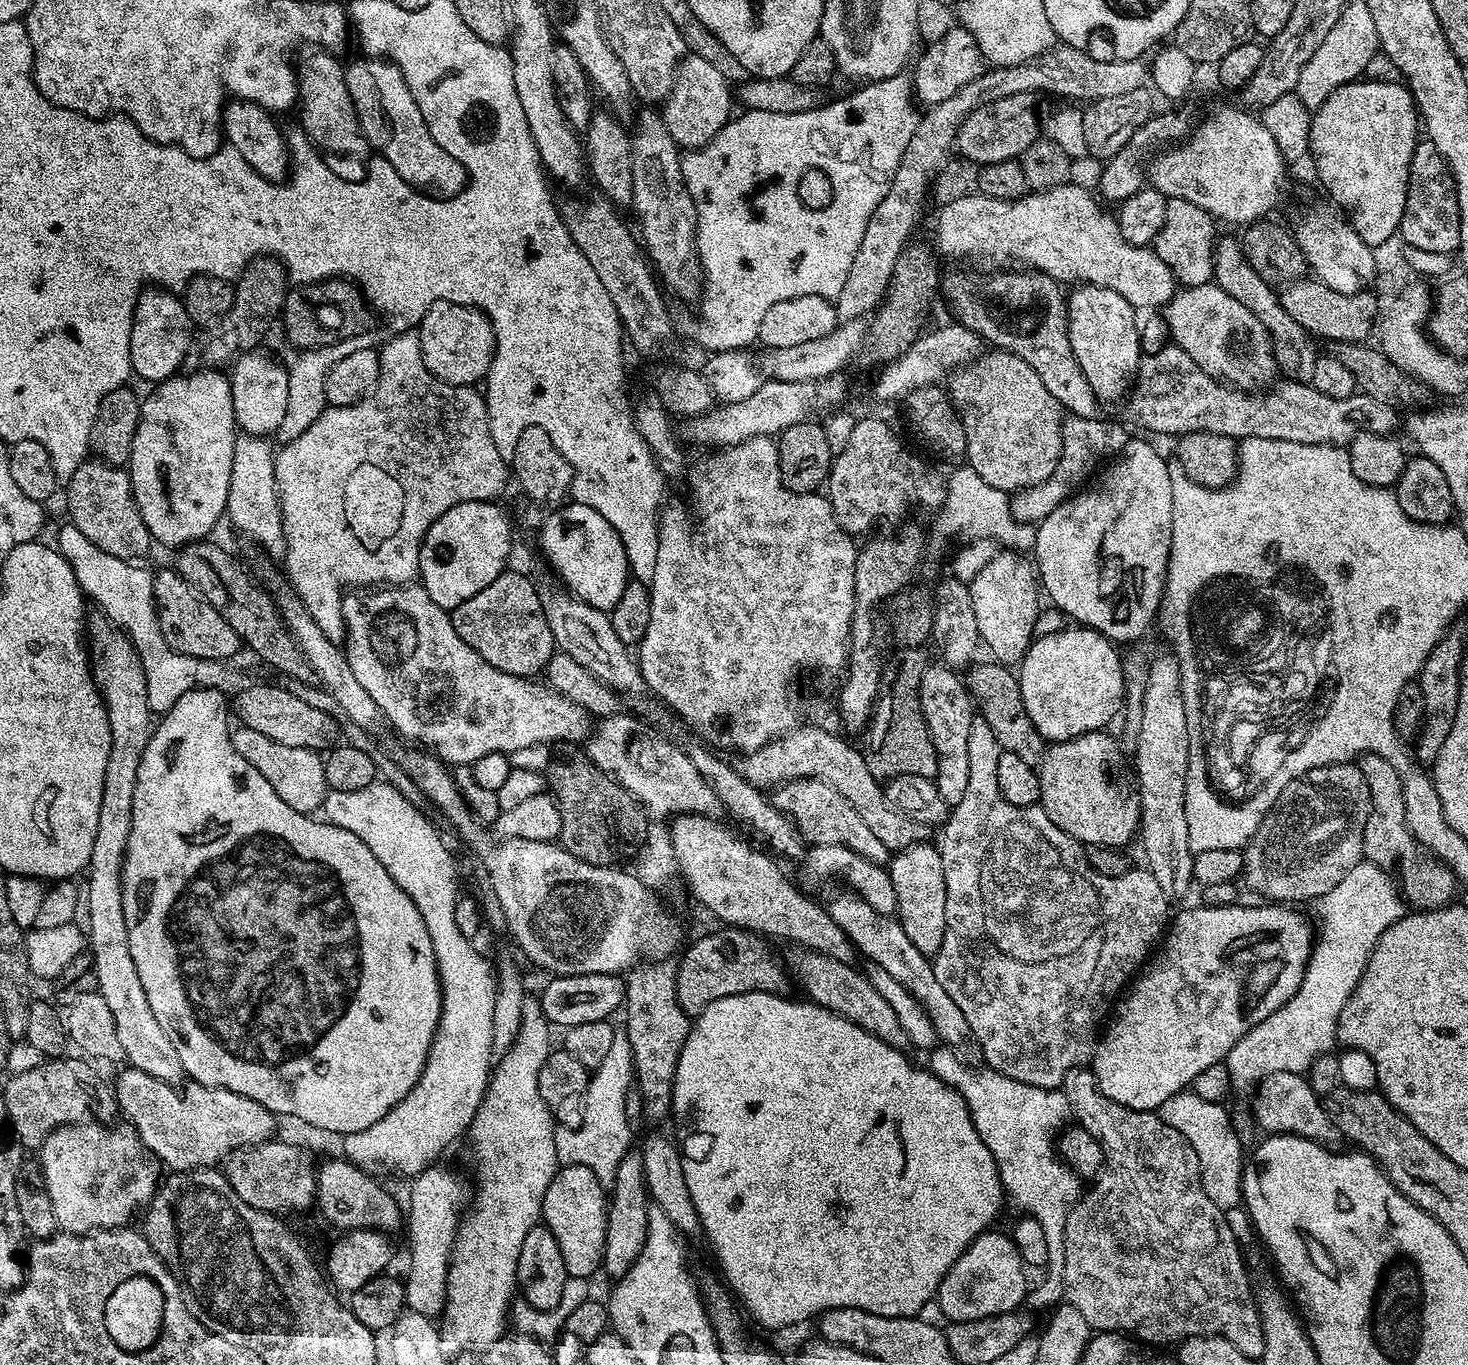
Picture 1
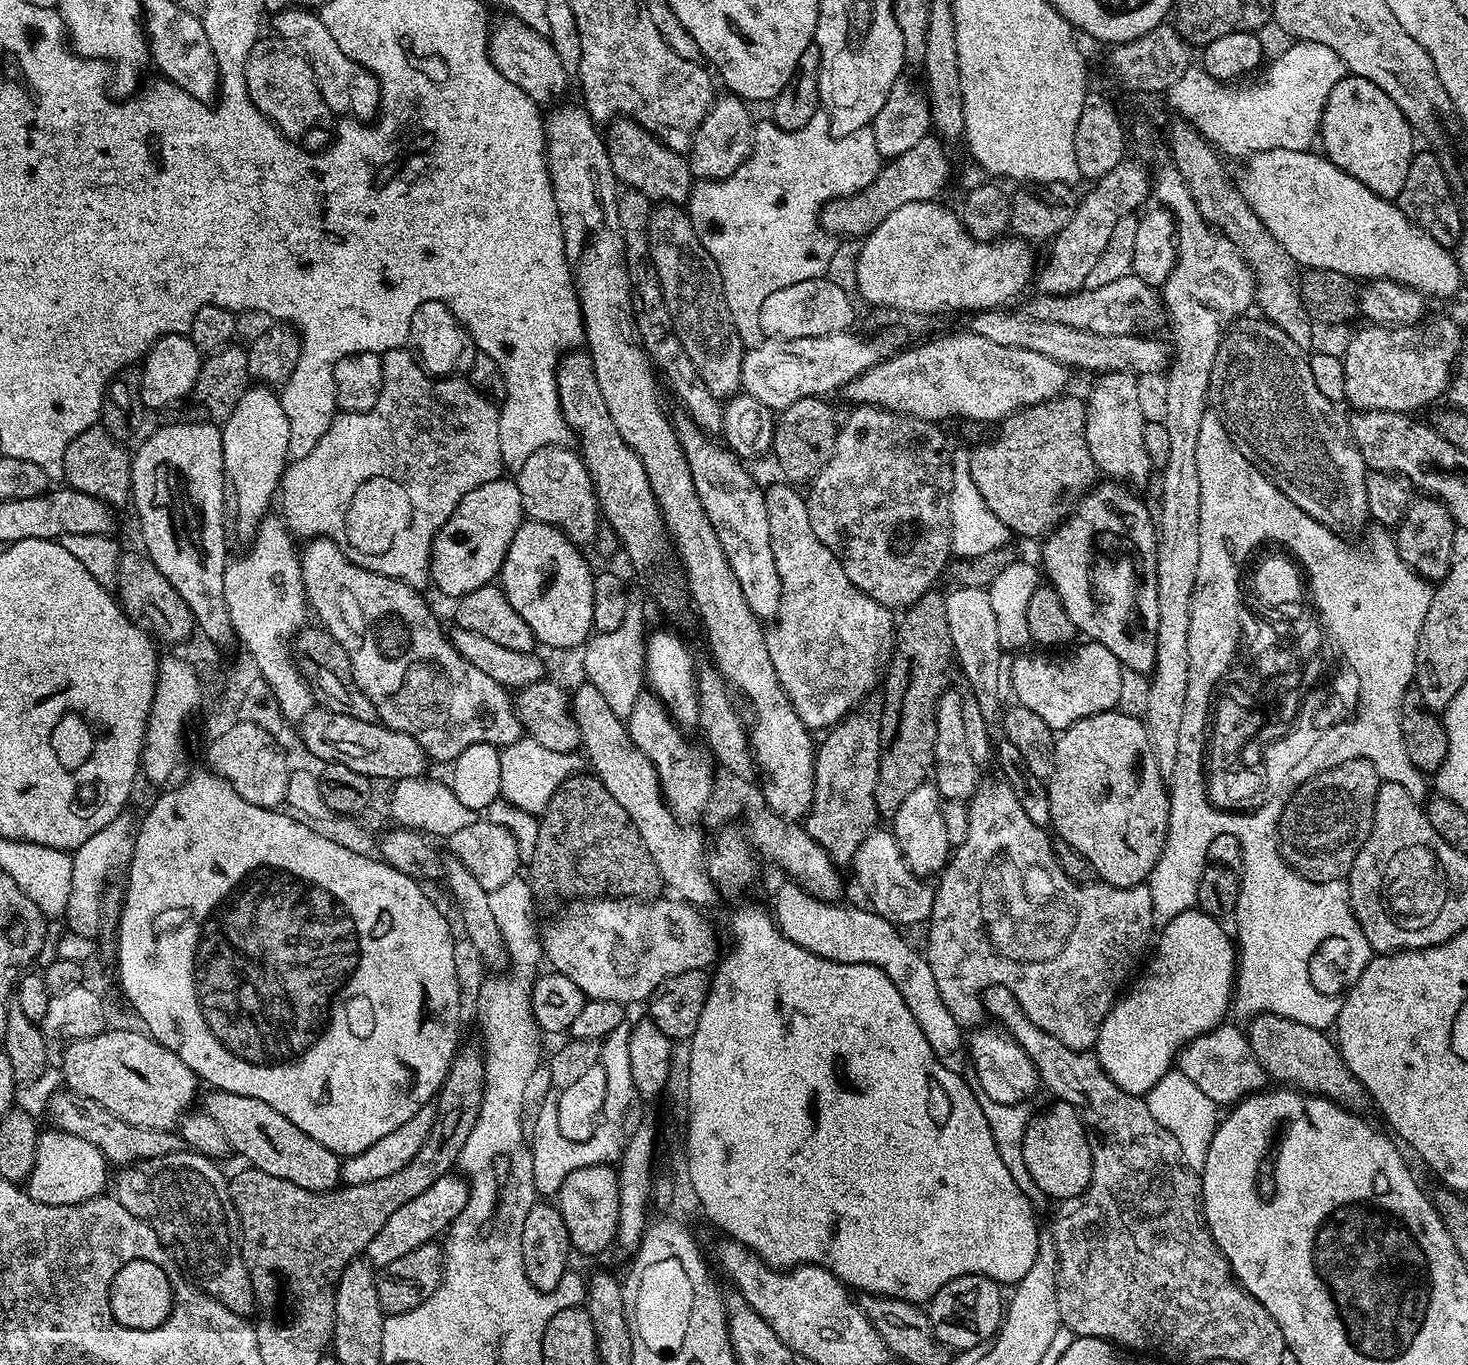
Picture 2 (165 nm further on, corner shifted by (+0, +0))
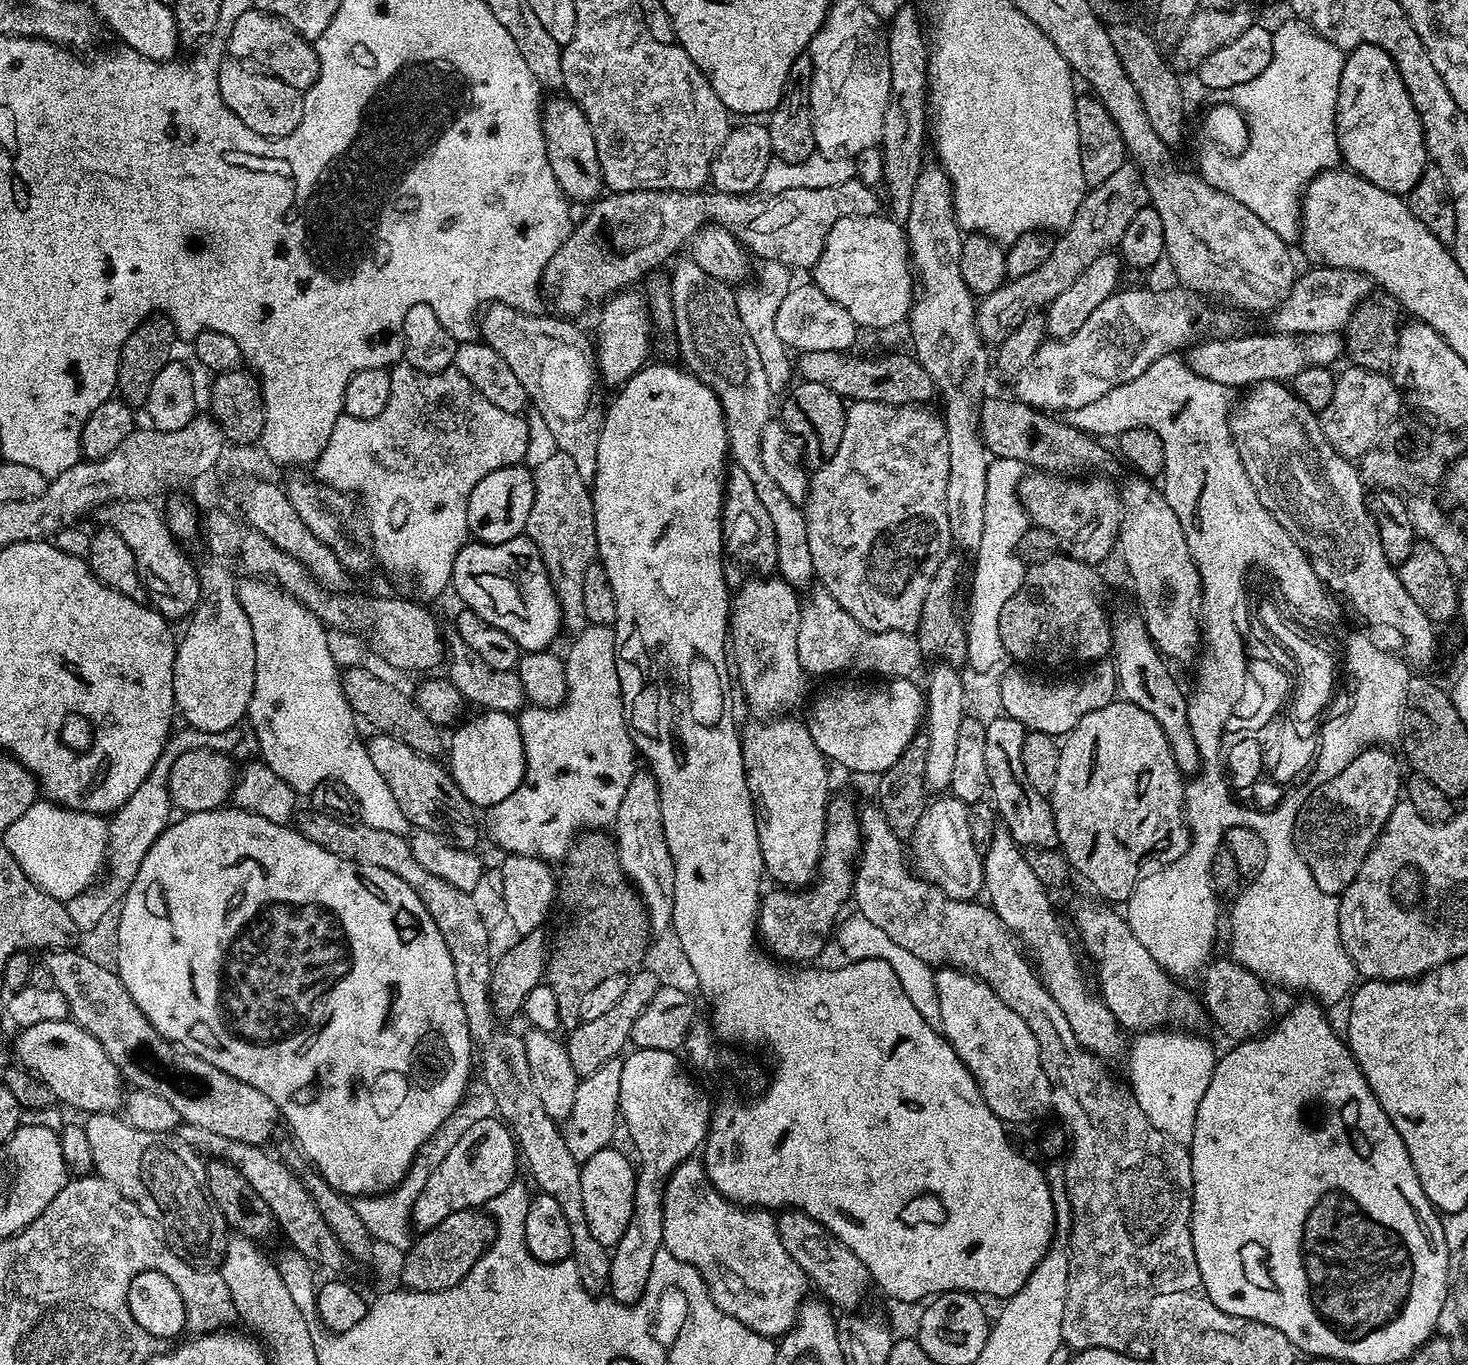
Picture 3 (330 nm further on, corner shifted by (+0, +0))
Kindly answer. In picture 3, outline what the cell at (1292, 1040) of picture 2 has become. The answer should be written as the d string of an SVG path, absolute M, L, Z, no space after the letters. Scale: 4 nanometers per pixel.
M1231 958L1215 960L1213 959L1202 972L1202 977L1204 976L1202 1002L1210 1018L1212 1016L1217 1026L1232 1039L1232 1042L1246 1040L1249 1037L1255 1038L1269 1031L1273 1023L1272 1004L1268 1001L1269 985L1255 976L1250 969L1242 967L1237 960Z

